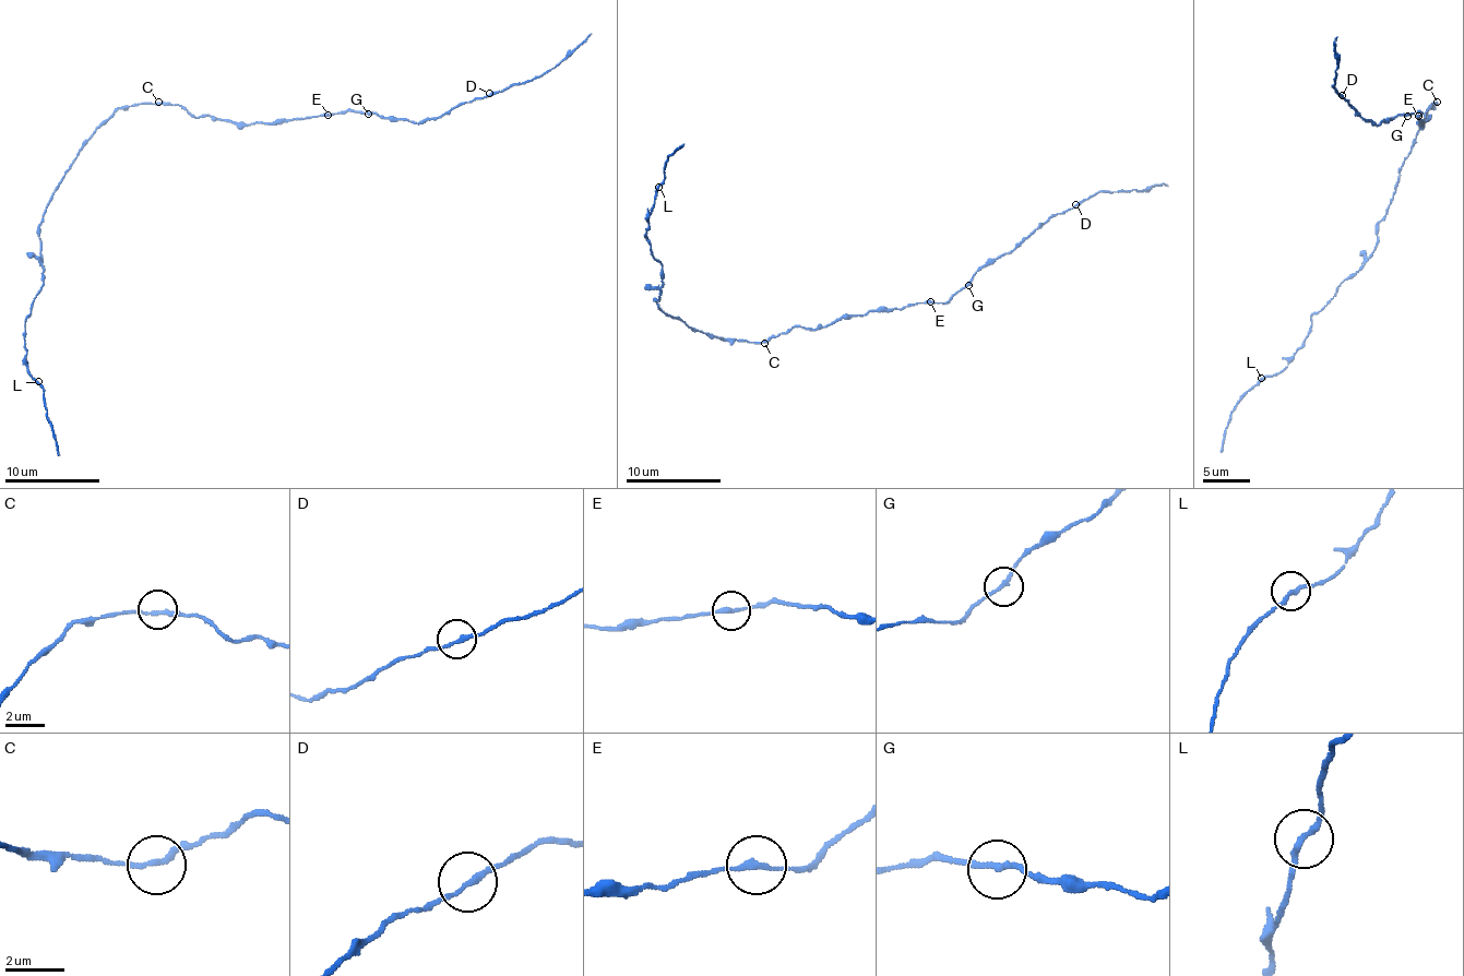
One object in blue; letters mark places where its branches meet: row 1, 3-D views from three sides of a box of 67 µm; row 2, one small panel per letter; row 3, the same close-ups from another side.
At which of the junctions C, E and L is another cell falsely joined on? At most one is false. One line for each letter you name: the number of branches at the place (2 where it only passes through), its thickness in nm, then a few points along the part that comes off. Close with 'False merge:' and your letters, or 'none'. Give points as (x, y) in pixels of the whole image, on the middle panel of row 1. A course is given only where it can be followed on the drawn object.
False merge: none

